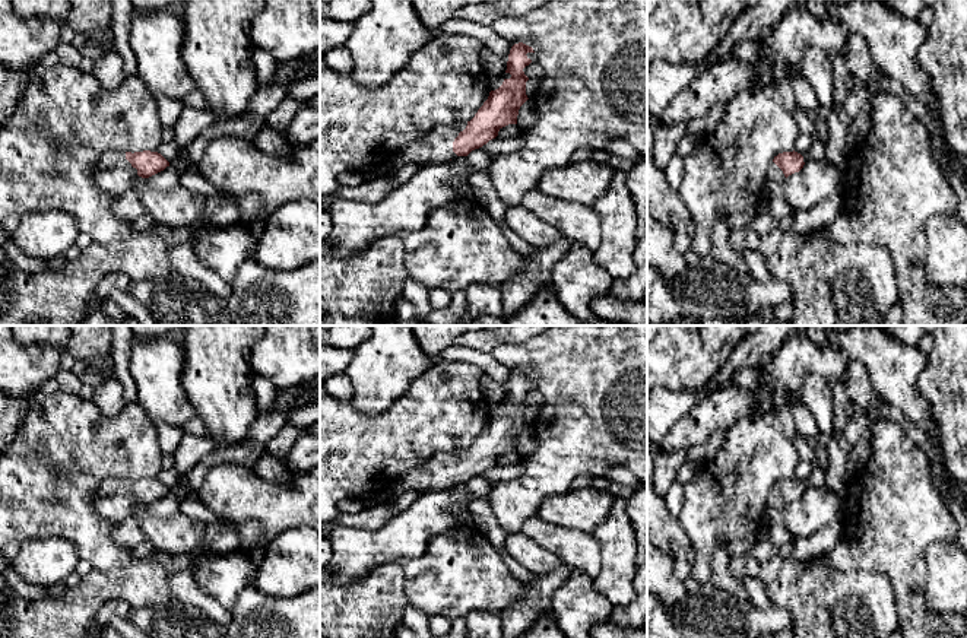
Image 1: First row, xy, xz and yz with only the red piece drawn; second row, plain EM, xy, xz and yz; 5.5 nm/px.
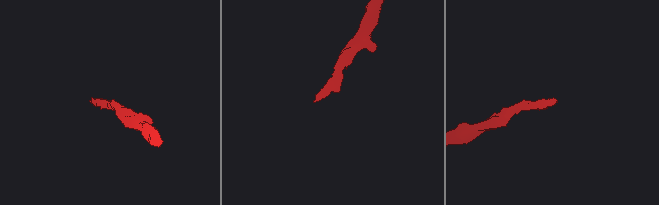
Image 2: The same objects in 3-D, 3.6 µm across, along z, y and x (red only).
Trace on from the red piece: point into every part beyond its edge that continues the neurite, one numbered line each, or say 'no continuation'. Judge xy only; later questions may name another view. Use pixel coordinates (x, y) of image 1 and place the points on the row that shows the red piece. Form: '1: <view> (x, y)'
1: xy (114, 174)

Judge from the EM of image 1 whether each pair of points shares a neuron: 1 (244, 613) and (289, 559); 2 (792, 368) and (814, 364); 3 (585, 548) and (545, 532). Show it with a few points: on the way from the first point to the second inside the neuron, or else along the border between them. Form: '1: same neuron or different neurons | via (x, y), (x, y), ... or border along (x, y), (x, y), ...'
1: different neurons | border along (254, 586), (269, 596), (295, 596)
2: same neuron | via (798, 364), (808, 364)
3: same neuron | via (574, 548), (555, 539)

